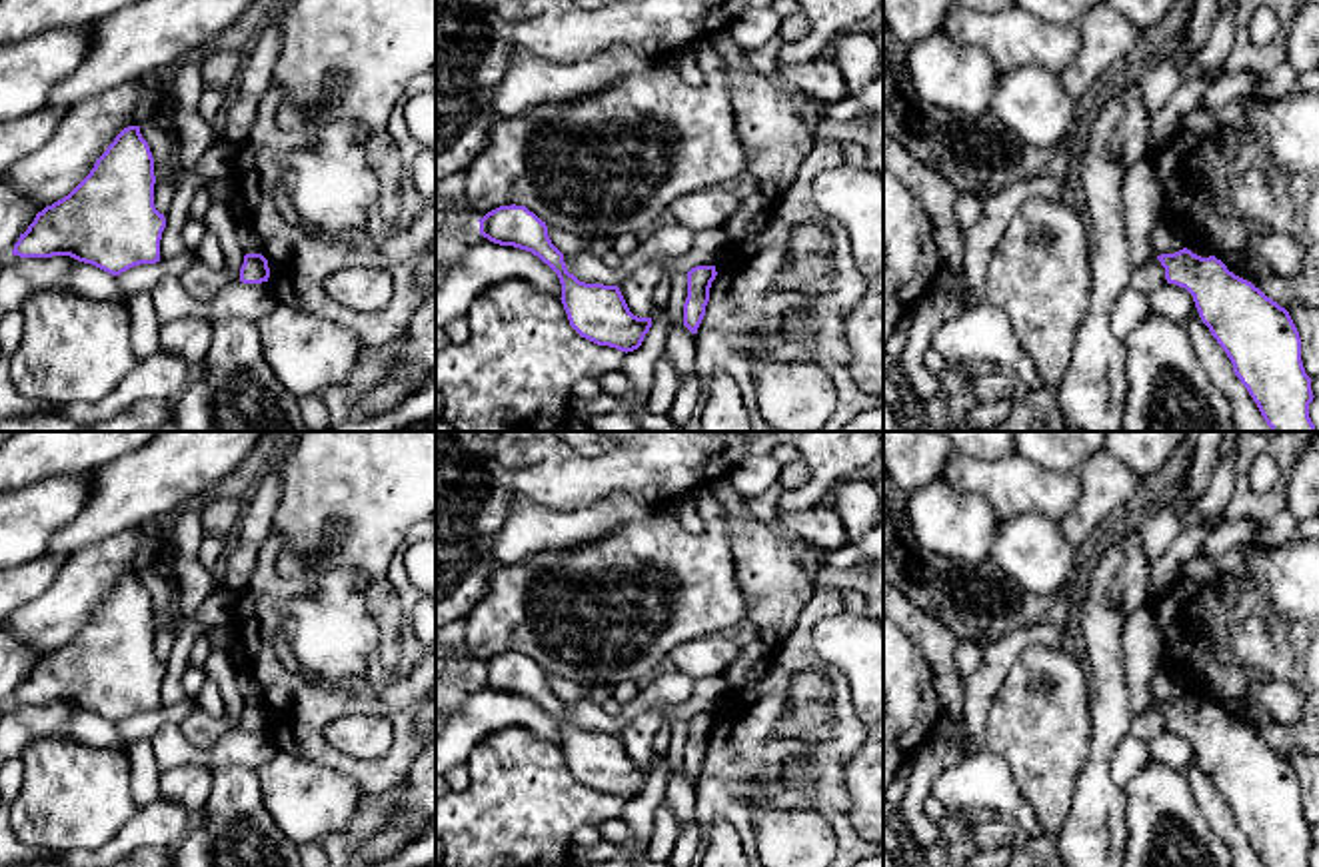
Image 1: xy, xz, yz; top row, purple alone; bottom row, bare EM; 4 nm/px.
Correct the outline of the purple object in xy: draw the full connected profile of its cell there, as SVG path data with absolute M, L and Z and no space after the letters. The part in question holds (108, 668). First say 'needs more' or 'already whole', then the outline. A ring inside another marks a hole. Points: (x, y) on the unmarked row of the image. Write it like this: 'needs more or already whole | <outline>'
already whole | M128 573L68 643L36 661L12 701L70 703L112 723L156 711L166 665L154 653L154 631L150 593L140 573Z

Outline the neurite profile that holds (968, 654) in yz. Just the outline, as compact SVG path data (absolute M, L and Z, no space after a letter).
M959 639L953 651L953 661L959 677L965 681L981 663L983 647L971 639Z

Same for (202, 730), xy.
M196 709L178 727L194 747L210 749L224 735L228 735L234 729L240 729L240 717L212 717L204 709Z

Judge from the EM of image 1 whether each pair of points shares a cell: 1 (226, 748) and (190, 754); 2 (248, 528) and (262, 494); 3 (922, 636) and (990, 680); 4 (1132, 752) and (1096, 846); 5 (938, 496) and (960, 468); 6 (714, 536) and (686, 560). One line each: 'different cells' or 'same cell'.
1: same cell
2: same cell
3: different cells
4: different cells
5: different cells
6: same cell

